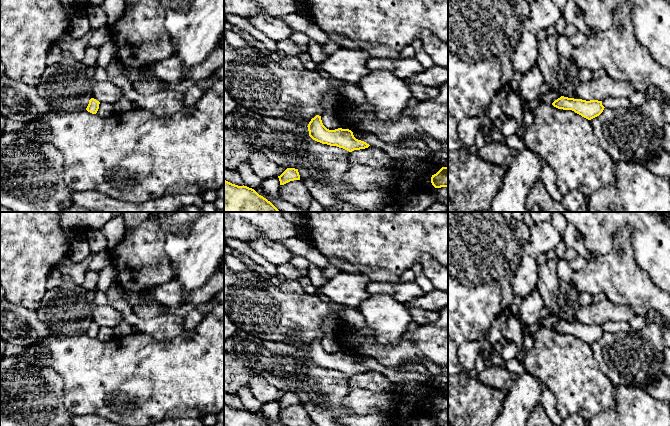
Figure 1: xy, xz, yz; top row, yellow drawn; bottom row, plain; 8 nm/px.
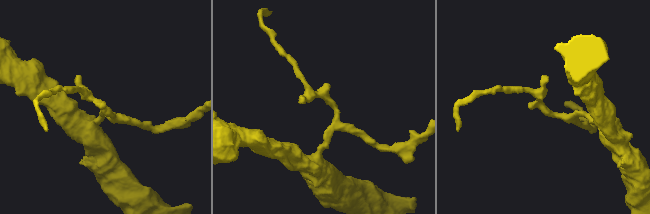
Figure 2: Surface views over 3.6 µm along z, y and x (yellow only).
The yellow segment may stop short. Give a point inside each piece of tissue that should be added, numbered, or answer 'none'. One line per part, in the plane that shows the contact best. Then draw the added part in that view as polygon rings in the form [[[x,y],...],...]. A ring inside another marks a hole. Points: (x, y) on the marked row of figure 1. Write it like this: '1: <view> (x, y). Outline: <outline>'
none

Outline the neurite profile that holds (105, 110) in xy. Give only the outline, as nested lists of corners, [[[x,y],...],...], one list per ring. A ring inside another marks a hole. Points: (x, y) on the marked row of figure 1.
[[[100,102],[97,114],[101,117],[107,118],[115,113],[113,104]]]

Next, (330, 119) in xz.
[[[331,90],[323,95],[322,106],[324,112],[321,115],[323,125],[329,130],[335,130],[341,127],[339,116],[336,112],[336,102],[334,96],[337,91]]]

